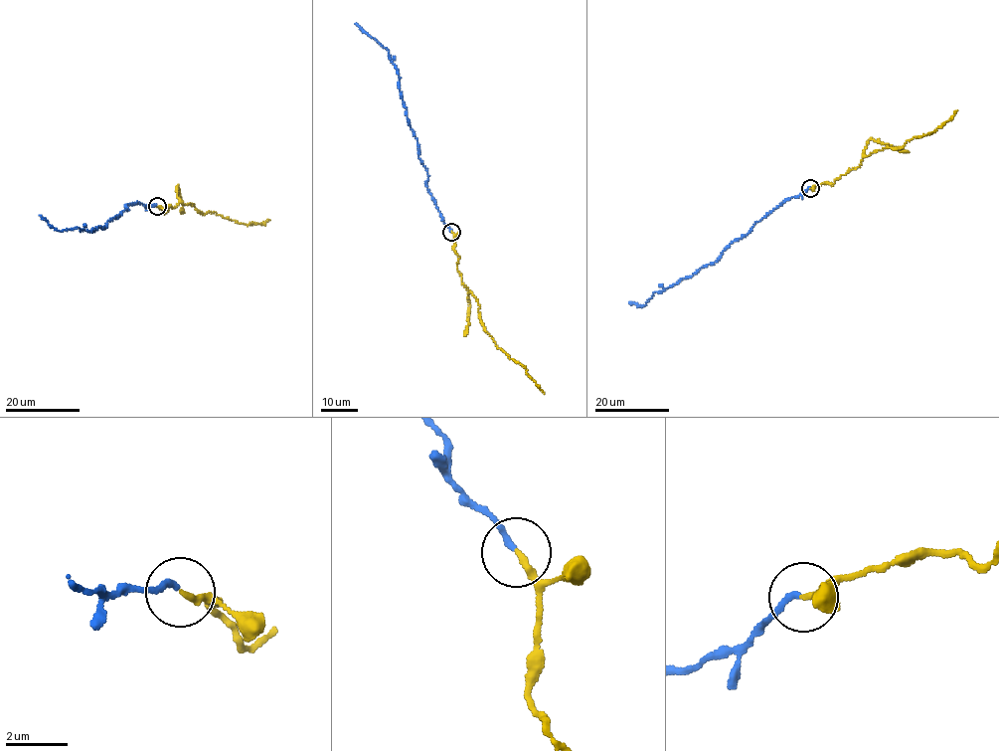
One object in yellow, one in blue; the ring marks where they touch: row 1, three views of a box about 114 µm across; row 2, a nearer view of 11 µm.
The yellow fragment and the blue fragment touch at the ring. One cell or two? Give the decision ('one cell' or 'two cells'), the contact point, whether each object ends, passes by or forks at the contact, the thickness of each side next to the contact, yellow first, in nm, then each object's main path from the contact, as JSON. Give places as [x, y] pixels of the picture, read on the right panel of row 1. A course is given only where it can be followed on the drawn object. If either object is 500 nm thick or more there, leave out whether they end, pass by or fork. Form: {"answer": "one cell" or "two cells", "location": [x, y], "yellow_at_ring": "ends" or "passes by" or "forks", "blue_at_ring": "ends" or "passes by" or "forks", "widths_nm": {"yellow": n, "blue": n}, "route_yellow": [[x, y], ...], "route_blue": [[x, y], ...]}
{"answer": "one cell", "location": [810, 188], "yellow_at_ring": "ends", "blue_at_ring": "ends", "widths_nm": {"yellow": 220, "blue": 190}, "route_yellow": [[810, 188], [832, 184], [876, 150], [901, 147], [907, 141], [935, 131], [950, 119], [956, 109]], "route_blue": [[810, 188], [784, 200], [755, 222], [714, 264], [656, 292], [641, 306], [629, 301]]}

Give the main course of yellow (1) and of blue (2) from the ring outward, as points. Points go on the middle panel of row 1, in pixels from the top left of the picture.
1: (452, 231), (453, 251), (459, 257), (457, 270), (479, 304), (484, 329), (545, 393)
2: (452, 231), (425, 185), (426, 168), (418, 158), (397, 68), (388, 51), (355, 24)

